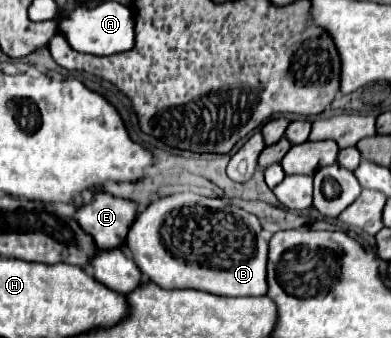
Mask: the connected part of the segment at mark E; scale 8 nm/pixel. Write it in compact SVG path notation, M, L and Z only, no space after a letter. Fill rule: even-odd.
M95 192L89 204L77 206L77 224L93 236L95 244L111 250L125 242L129 224L135 218L135 204L105 192Z

